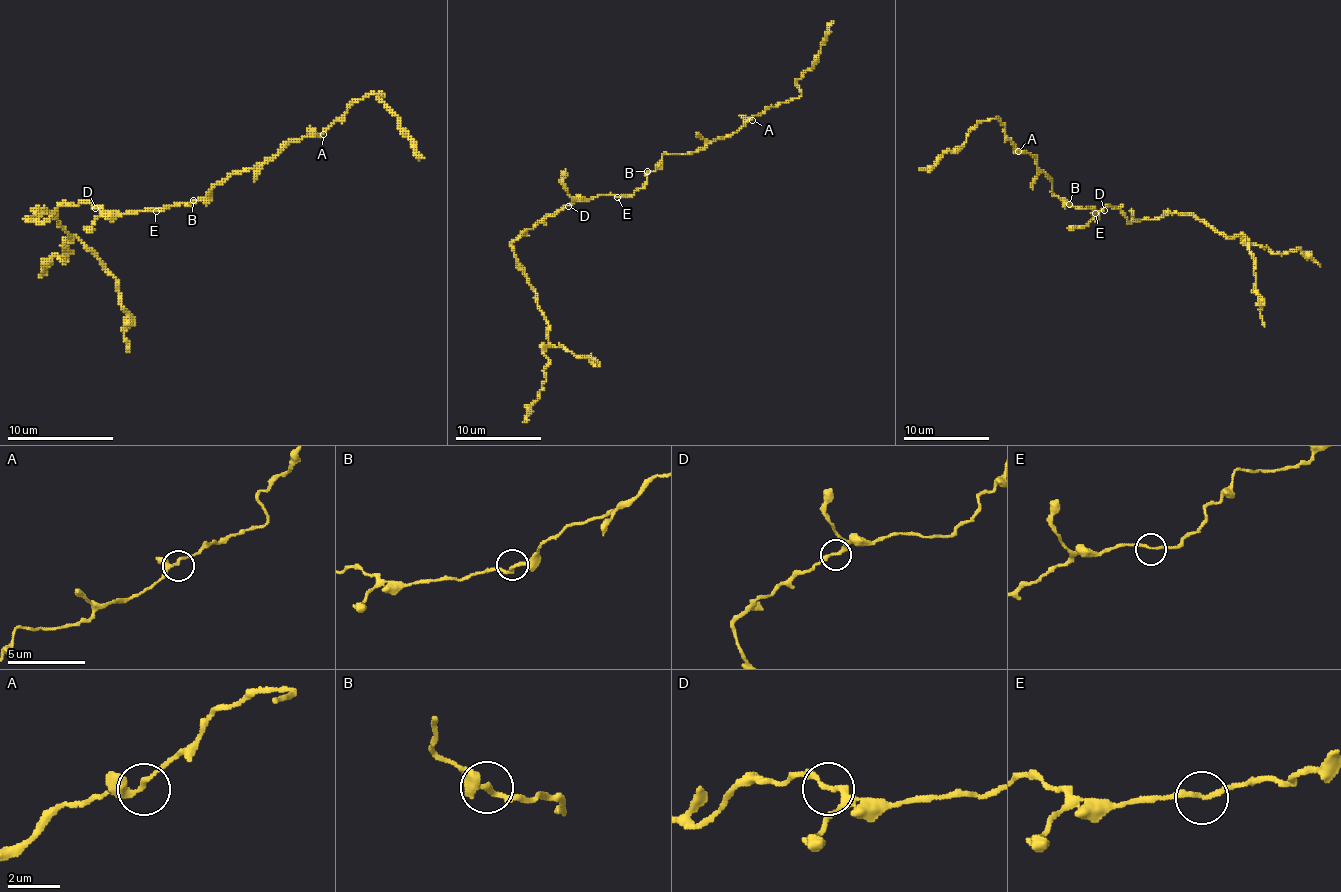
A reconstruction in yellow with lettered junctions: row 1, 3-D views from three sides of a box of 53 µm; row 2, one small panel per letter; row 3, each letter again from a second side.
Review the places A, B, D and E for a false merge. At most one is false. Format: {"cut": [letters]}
{"cut": []}

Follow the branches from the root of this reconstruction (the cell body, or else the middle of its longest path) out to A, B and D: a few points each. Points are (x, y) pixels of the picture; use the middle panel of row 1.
A: (617, 197), (628, 197), (638, 190), (664, 154), (698, 152), (709, 143), (737, 132), (752, 120)
B: (617, 197), (628, 197), (638, 190), (647, 180), (647, 171)
D: (617, 197), (598, 195), (589, 199), (574, 199), (567, 205)

